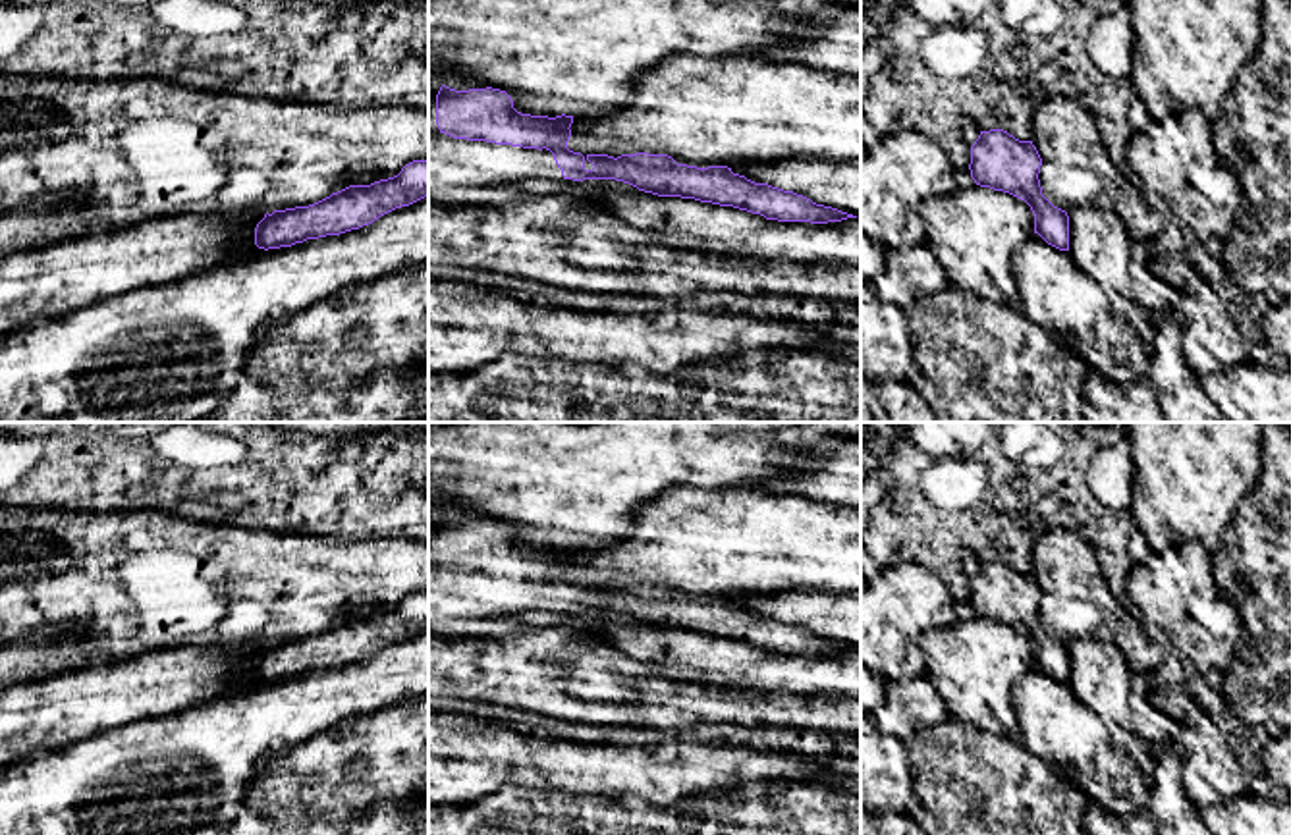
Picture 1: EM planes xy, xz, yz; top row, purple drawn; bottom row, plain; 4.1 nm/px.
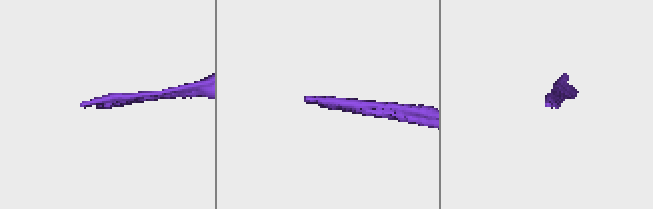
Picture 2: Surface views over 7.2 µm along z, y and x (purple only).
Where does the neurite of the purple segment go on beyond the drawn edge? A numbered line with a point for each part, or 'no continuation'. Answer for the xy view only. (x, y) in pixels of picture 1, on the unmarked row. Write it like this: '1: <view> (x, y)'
no continuation

